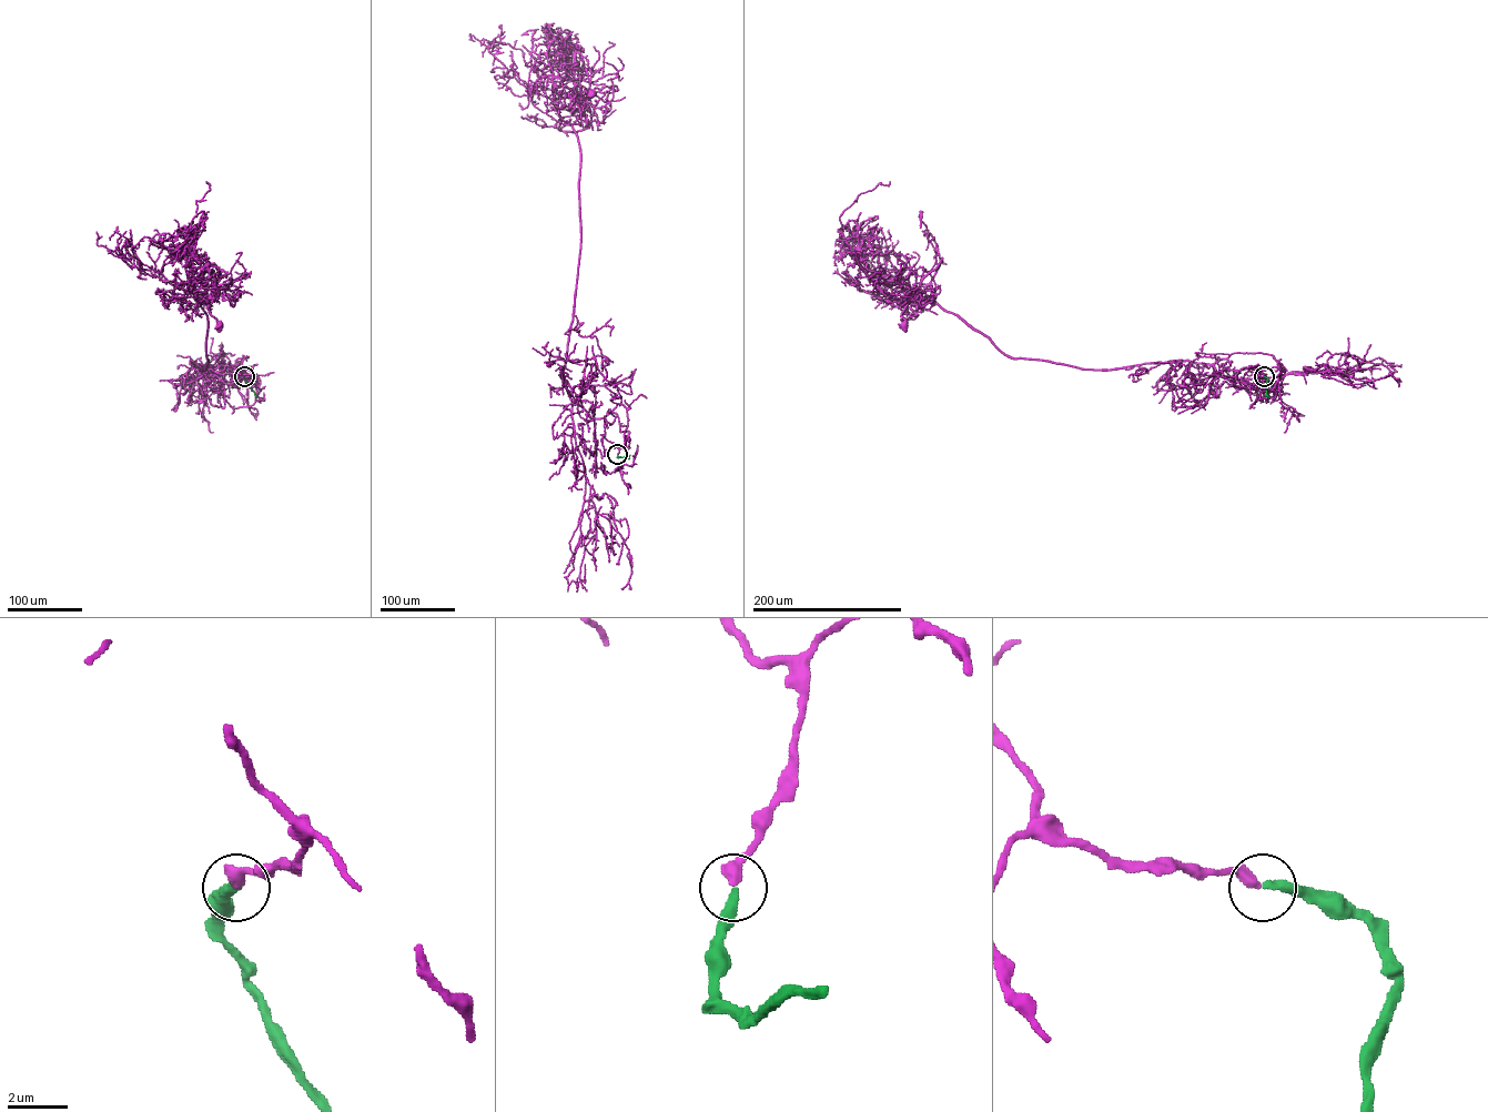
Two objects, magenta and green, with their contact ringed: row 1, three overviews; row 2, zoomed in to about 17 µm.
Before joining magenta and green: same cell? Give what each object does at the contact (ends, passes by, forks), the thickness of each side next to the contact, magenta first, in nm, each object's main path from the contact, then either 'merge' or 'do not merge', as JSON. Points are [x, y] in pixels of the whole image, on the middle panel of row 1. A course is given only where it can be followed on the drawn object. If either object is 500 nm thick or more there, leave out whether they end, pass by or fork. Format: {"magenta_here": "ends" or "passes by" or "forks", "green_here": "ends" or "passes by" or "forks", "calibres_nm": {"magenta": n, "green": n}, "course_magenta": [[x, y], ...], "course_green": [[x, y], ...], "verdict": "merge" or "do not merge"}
{"magenta_here": "ends", "green_here": "ends", "calibres_nm": {"magenta": 400, "green": 280}, "course_magenta": [[618, 454], [604, 418], [574, 402], [563, 378], [580, 246], [572, 125], [581, 92], [593, 94]], "course_green": [[617, 454], [618, 457], [630, 455]], "verdict": "merge"}

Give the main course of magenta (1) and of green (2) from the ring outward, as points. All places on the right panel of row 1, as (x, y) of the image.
1: (1264, 377), (1188, 361), (1090, 370), (1011, 359), (915, 296), (904, 324)
2: (1264, 376), (1267, 378), (1265, 396)

